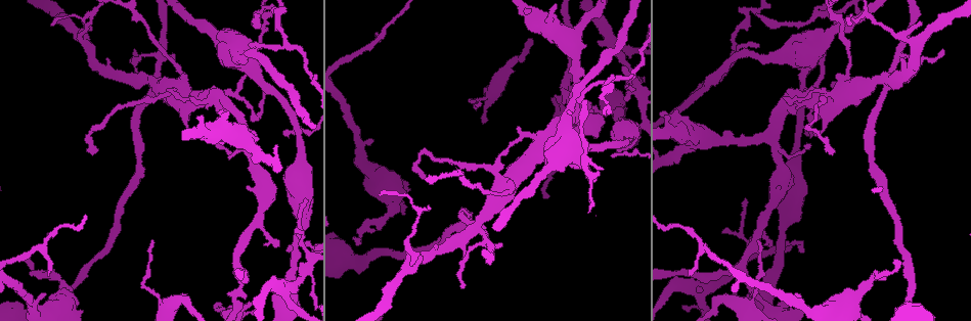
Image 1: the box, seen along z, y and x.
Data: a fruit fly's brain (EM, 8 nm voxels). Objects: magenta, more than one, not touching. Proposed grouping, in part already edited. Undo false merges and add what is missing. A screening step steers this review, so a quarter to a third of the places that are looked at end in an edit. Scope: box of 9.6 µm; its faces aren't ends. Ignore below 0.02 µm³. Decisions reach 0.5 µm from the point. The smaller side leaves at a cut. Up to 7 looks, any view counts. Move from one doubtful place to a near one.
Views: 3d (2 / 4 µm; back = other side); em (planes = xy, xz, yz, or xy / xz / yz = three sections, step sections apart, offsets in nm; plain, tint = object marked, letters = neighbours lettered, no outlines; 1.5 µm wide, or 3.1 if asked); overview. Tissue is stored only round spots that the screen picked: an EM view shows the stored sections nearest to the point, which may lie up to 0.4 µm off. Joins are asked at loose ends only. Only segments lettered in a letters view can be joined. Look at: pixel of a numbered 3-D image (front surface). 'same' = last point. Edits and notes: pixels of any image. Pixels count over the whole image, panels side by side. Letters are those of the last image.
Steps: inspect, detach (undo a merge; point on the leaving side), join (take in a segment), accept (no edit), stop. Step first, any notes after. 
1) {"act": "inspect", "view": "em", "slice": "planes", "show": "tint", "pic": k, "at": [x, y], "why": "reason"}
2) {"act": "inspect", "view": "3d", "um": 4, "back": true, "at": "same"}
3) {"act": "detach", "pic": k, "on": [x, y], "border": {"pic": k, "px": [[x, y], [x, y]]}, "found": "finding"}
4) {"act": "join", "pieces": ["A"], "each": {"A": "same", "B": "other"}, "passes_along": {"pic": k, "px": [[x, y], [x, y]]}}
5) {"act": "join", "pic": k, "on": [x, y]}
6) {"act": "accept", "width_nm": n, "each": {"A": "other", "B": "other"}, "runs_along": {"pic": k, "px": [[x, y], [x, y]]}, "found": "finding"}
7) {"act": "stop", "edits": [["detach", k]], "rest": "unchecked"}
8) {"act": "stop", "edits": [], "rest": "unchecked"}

{"act": "inspect", "view": "em", "slice": "planes", "show": "letters", "pic": 1, "at": [214, 97], "why": "side arm on a straight run"}

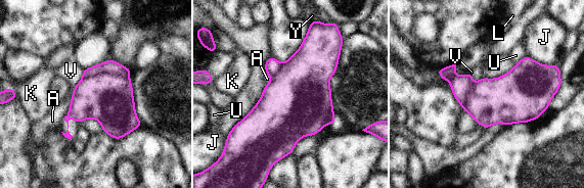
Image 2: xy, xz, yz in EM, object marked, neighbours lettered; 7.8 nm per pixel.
{"act": "detach", "pic": 2, "on": [110, 66], "width_nm": 360, "each": {"A": "other", "J": "other", "K": "other", "L": "other", "U": "other", "V": "other", "Y": "other"}, "found": "two cells meet here"}

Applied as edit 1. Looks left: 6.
{"act": "inspect", "view": "overview"}

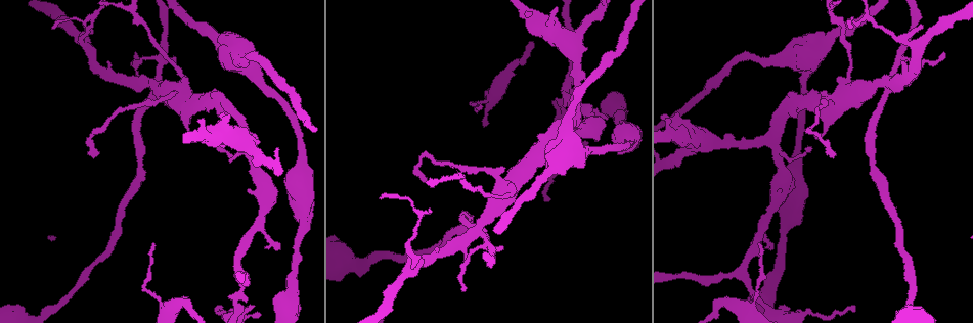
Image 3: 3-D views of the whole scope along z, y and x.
{"act": "inspect", "view": "3d", "um": 2, "back": true, "pic": 3, "at": [479, 104], "why": "free end"}

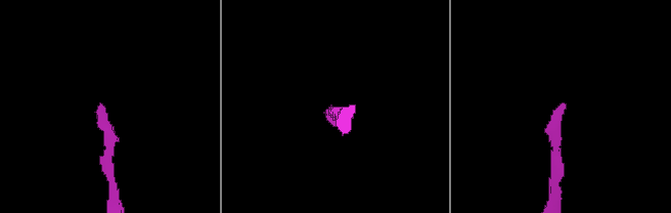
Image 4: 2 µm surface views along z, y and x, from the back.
{"act": "inspect", "view": "em", "slice": "planes", "show": "letters", "pic": 4, "at": [100, 106]}

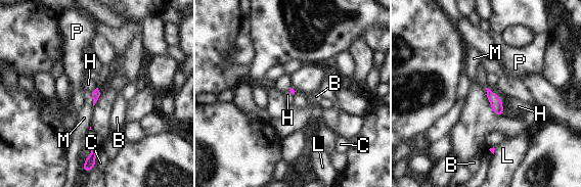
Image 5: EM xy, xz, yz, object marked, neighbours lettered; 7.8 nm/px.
{"act": "accept", "each": {"B": "other", "C": "other", "H": "other", "L": "other", "M": "other", "P": "other"}, "found": "no lettered segment goes on from it"}

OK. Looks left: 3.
{"act": "stop", "edits": [["detach", 2]], "rest": "unchecked"}

